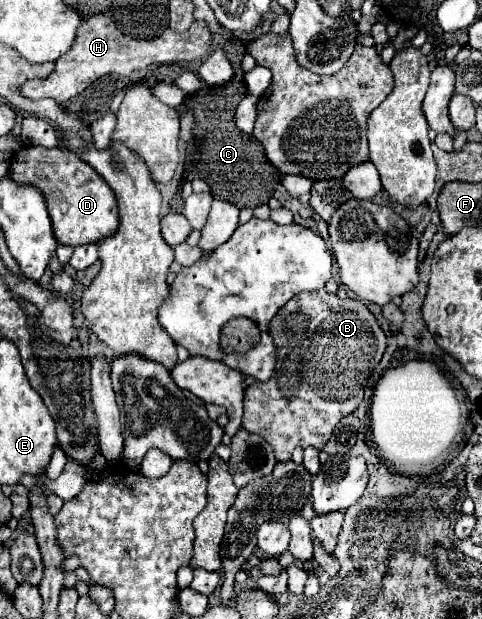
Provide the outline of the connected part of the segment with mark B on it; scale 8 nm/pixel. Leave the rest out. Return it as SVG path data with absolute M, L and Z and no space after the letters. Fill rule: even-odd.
M324 288L296 294L272 318L270 334L276 344L278 364L268 382L256 382L246 388L242 426L248 432L260 434L272 446L278 460L288 460L296 446L314 446L316 450L322 450L336 424L358 408L368 376L378 366L386 350L386 334L364 302L352 298L340 300L336 294L328 294Z

